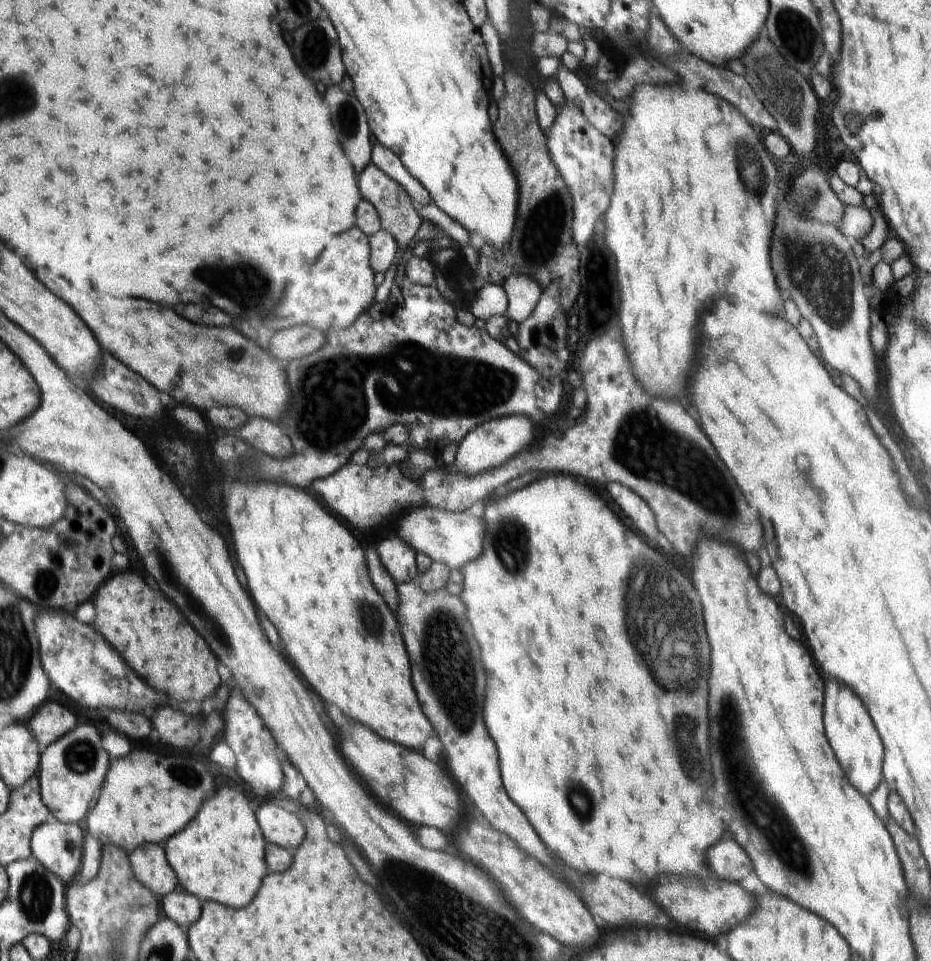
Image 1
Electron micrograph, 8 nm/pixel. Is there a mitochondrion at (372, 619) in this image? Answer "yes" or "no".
yes

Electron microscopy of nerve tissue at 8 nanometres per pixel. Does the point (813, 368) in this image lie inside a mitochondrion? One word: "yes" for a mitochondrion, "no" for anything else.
no

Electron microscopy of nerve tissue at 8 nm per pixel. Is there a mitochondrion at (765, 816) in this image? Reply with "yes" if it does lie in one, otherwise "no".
yes

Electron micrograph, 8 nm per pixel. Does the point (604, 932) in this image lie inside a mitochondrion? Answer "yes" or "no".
no

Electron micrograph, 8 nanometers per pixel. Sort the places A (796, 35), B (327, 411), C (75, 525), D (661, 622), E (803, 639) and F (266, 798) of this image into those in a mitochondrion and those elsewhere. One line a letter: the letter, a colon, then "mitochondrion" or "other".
A: mitochondrion
B: mitochondrion
C: other
D: mitochondrion
E: other
F: other

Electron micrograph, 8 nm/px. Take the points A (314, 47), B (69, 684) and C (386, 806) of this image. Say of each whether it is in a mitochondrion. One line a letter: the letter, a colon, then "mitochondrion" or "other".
A: mitochondrion
B: other
C: other

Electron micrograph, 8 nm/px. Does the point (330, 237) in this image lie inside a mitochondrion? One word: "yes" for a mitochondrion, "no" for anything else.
no

